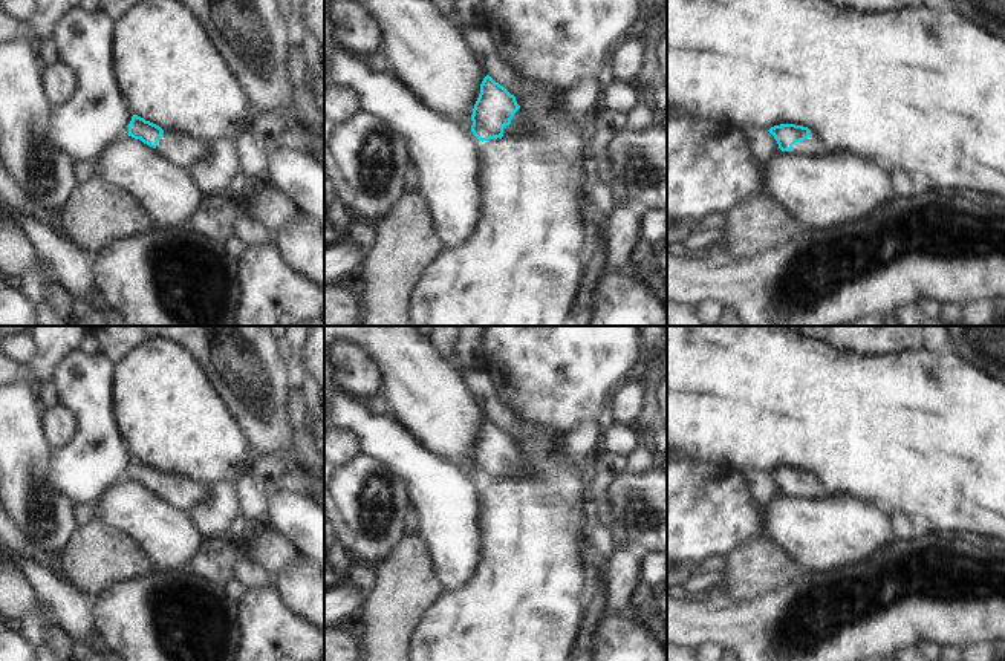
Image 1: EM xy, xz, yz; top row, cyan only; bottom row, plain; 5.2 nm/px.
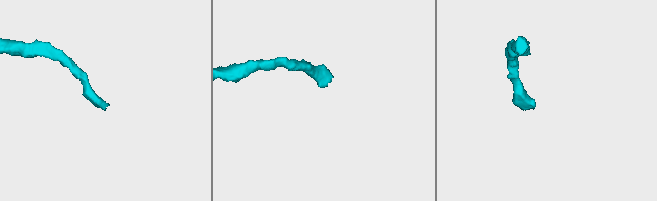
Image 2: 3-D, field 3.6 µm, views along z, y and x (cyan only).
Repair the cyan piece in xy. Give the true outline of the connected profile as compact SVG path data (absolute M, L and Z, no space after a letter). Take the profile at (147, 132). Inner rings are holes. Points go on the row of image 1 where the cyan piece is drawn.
M133 115L128 124L128 136L141 139L144 144L156 148L161 155L174 164L188 167L197 159L205 144L184 133L164 132L159 125Z

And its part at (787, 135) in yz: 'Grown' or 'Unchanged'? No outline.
Grown.

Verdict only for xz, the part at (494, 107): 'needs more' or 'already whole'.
needs more

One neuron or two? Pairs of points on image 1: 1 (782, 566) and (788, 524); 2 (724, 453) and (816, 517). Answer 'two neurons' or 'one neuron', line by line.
1: two neurons
2: two neurons

